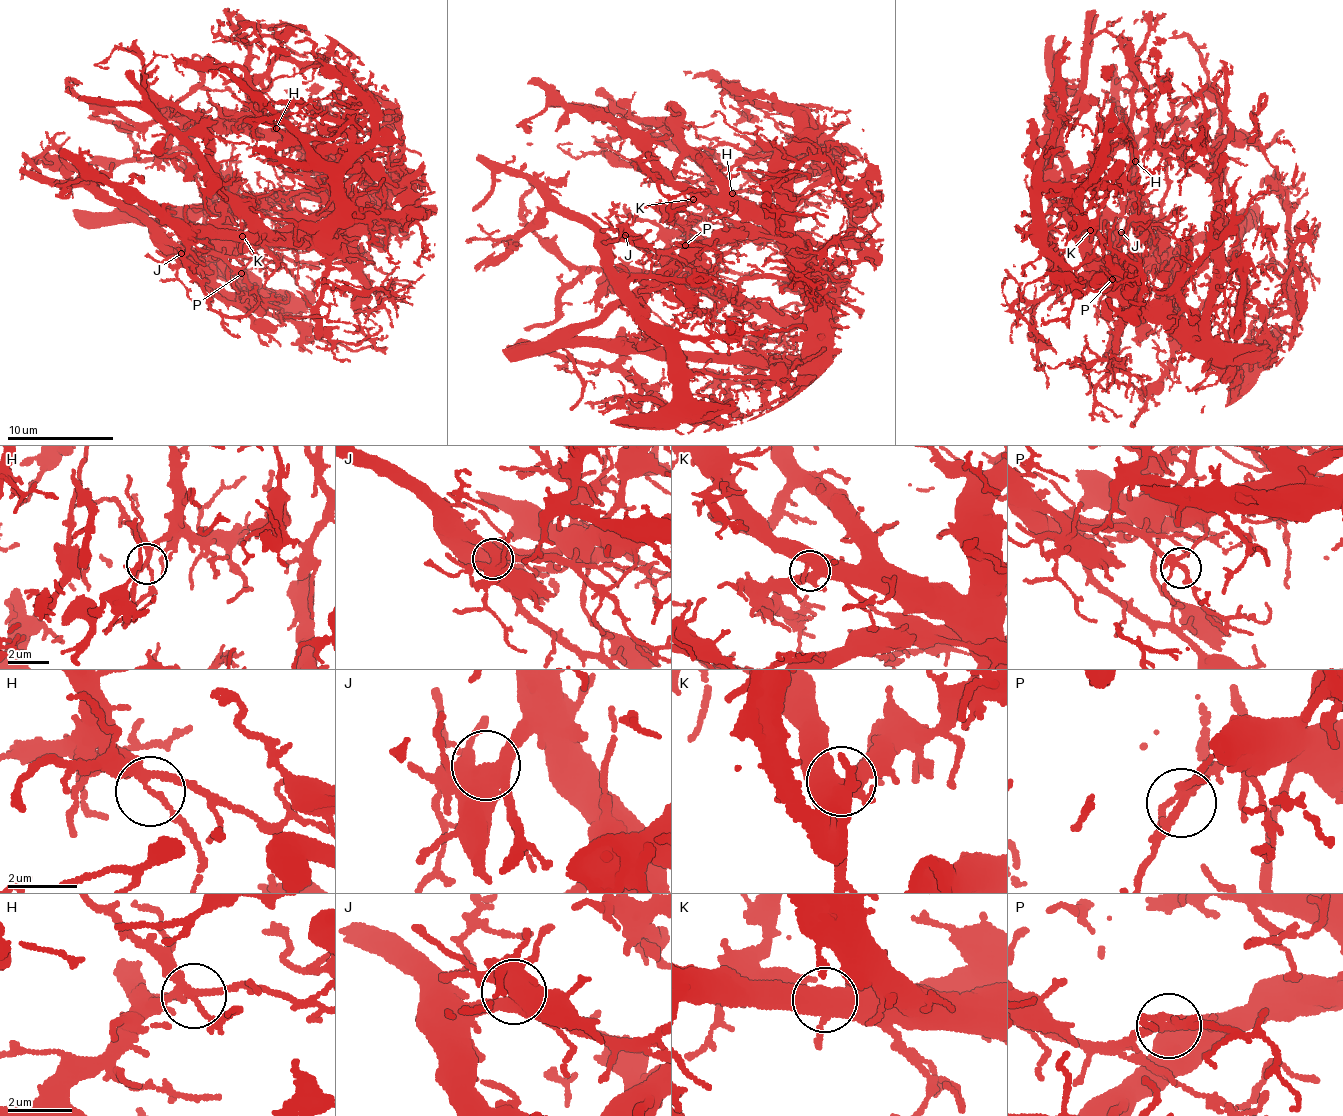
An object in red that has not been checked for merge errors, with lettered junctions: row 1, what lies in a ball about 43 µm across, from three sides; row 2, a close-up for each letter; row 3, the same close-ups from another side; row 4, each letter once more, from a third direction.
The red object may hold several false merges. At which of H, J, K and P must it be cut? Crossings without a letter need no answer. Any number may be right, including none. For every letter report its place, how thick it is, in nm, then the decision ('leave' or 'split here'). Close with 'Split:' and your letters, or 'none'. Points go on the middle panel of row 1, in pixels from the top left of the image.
H: (732, 193) | 180 nm | leave
J: (625, 235) | 500 nm | leave
K: (693, 199) | 440 nm | leave
P: (685, 245) | 240 nm | leave
Split: none

